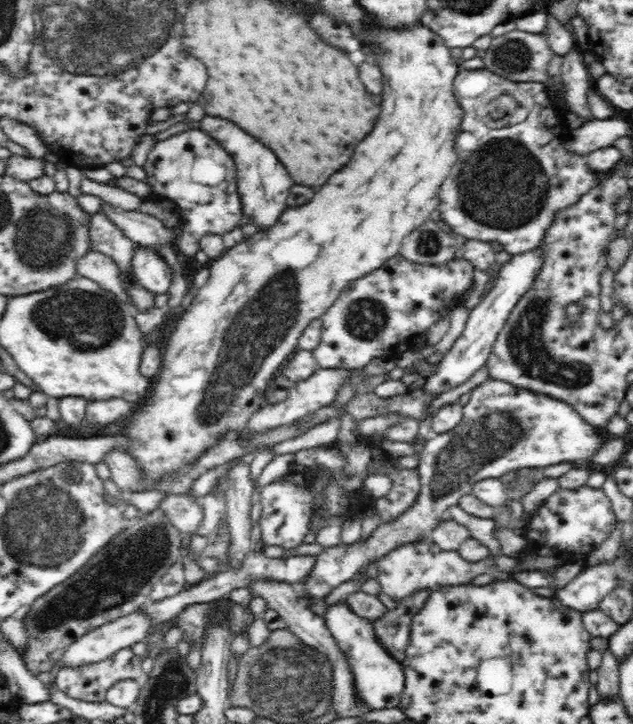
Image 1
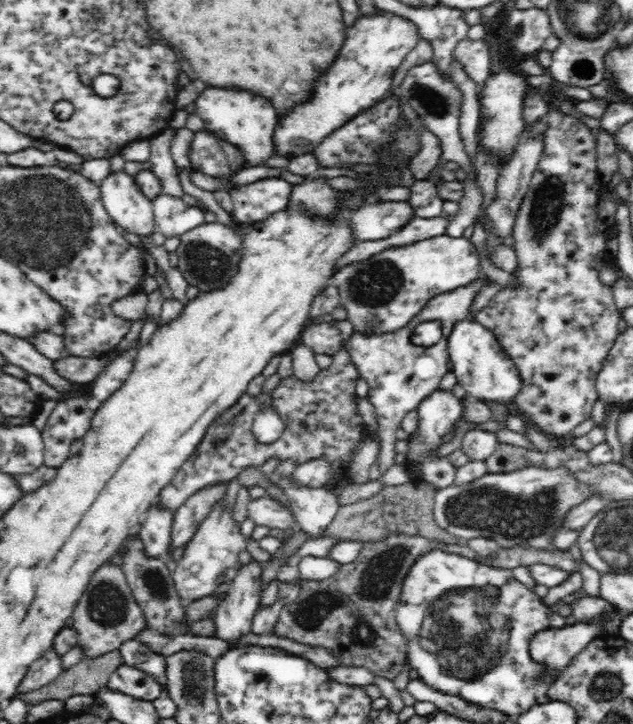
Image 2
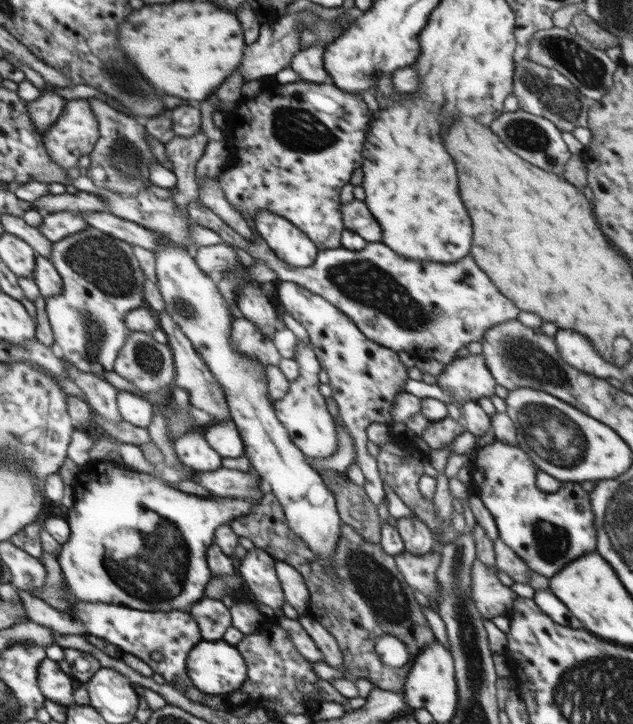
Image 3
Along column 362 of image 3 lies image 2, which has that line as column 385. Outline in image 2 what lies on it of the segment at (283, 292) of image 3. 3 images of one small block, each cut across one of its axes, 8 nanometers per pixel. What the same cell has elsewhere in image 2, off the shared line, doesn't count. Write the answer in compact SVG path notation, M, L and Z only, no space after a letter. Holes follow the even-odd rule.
M480 276L469 285L461 286L453 291L448 291L426 302L426 306L411 318L410 322L396 330L396 332L384 332L384 334L362 334L355 332L343 342L344 348L350 353L352 363L356 366L360 379L364 379L370 390L367 400L372 404L377 415L379 430L376 435L381 441L381 454L377 458L379 471L386 472L394 463L396 433L401 428L402 420L411 412L417 411L424 398L427 398L439 389L440 382L448 373L449 354L448 336L456 322L471 316L471 306L474 298L478 296L480 288L486 284L488 278ZM422 322L440 322L442 336L431 347L414 345L410 341L410 335L414 328Z

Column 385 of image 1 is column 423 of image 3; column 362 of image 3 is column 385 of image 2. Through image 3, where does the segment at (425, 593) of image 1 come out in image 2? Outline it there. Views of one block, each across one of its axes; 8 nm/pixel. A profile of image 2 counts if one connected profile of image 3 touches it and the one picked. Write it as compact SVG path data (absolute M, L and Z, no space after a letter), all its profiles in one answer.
M394 532L380 542L379 557L366 558L370 554L362 552L354 558L354 562L340 562L338 572L325 581L301 579L299 595L293 602L282 606L273 634L301 644L327 649L334 657L339 658L340 667L364 666L370 672L393 681L402 672L408 654L407 640L396 620L396 604L400 600L402 582L410 572L410 566L418 560L418 556L426 554L428 550L445 550L504 570L516 566L547 564L568 574L580 571L580 565L568 550L534 549L526 545L514 545L512 548L501 547L497 557L486 559L476 556L465 543L441 543Z

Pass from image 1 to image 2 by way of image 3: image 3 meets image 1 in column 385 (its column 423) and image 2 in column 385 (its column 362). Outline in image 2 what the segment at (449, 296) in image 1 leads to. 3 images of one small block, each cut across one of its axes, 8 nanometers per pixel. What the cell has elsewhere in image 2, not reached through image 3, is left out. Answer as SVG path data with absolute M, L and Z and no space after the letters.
M442 234L407 245L382 249L368 258L343 266L334 274L332 280L353 330L362 334L384 334L404 328L426 306L430 298L469 285L480 276L480 259L470 239L452 238L448 234Z

